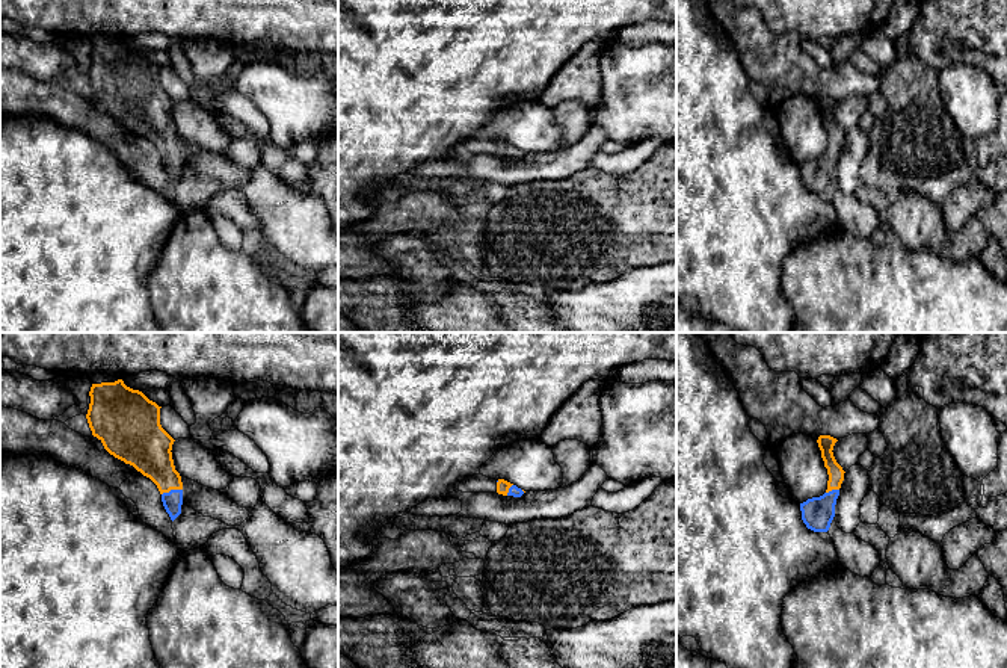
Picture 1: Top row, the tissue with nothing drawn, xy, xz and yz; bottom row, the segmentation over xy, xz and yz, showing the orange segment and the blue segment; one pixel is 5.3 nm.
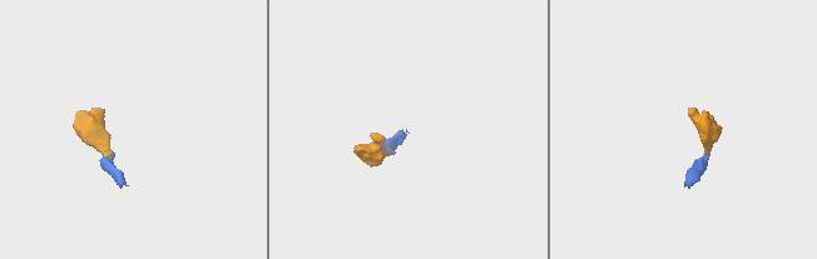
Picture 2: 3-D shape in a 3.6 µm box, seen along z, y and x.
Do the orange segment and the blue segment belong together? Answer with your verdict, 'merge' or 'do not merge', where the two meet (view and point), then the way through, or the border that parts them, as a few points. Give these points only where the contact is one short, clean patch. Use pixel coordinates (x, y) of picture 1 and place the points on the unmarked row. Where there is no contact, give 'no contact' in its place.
merge; meets orange in xy at (171, 150); runs through xy (148, 109), (171, 150), (172, 162)

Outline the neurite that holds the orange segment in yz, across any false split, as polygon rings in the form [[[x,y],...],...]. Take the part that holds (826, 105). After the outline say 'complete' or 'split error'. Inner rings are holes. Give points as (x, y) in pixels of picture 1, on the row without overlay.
[[[830,97],[818,98],[817,104],[829,136],[827,151],[823,157],[800,165],[802,181],[806,189],[814,193],[827,193],[835,178],[835,166],[845,135],[832,113],[836,103],[838,101]]]; split error

